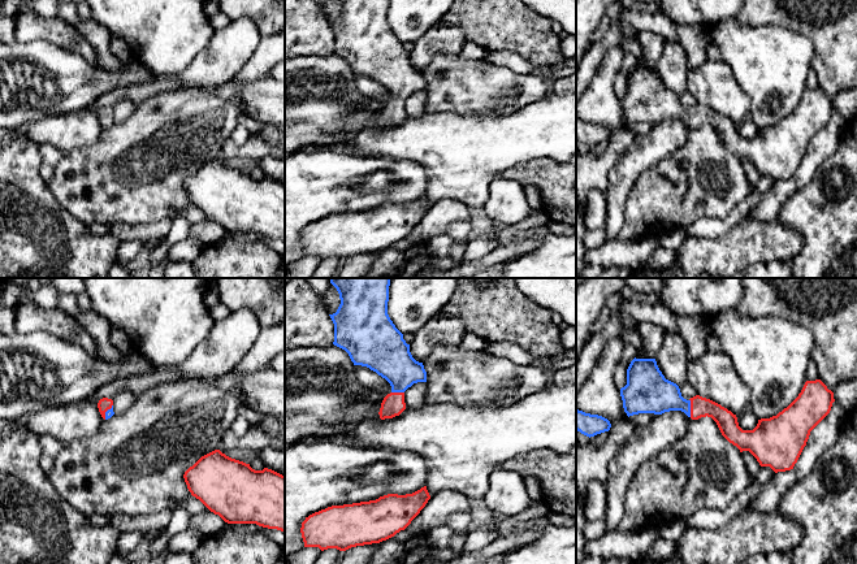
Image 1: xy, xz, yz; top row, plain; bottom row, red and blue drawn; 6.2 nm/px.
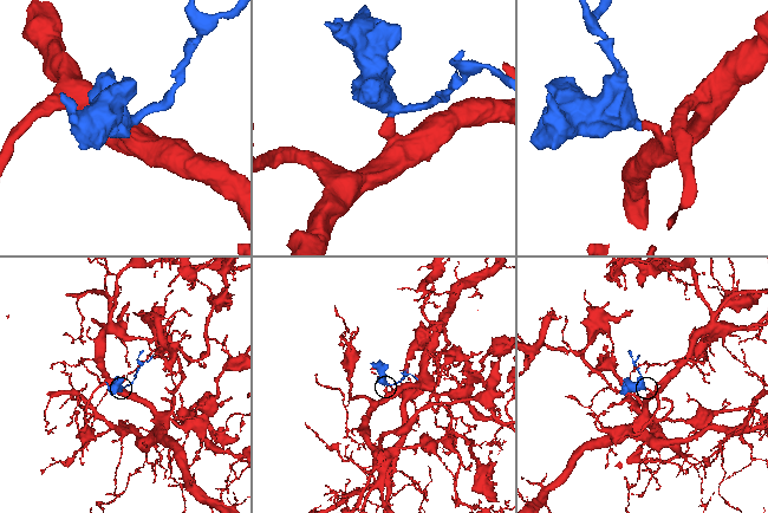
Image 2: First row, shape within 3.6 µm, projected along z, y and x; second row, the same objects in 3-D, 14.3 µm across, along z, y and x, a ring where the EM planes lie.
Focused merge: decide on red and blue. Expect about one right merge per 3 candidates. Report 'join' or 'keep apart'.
join

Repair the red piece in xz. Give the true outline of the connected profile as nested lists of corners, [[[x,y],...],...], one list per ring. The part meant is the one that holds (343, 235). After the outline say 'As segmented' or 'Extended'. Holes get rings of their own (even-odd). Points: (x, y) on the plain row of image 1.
[[[424,195],[412,203],[388,203],[376,209],[328,216],[302,231],[304,256],[346,260],[380,252],[404,239],[429,208]]]. As segmented

